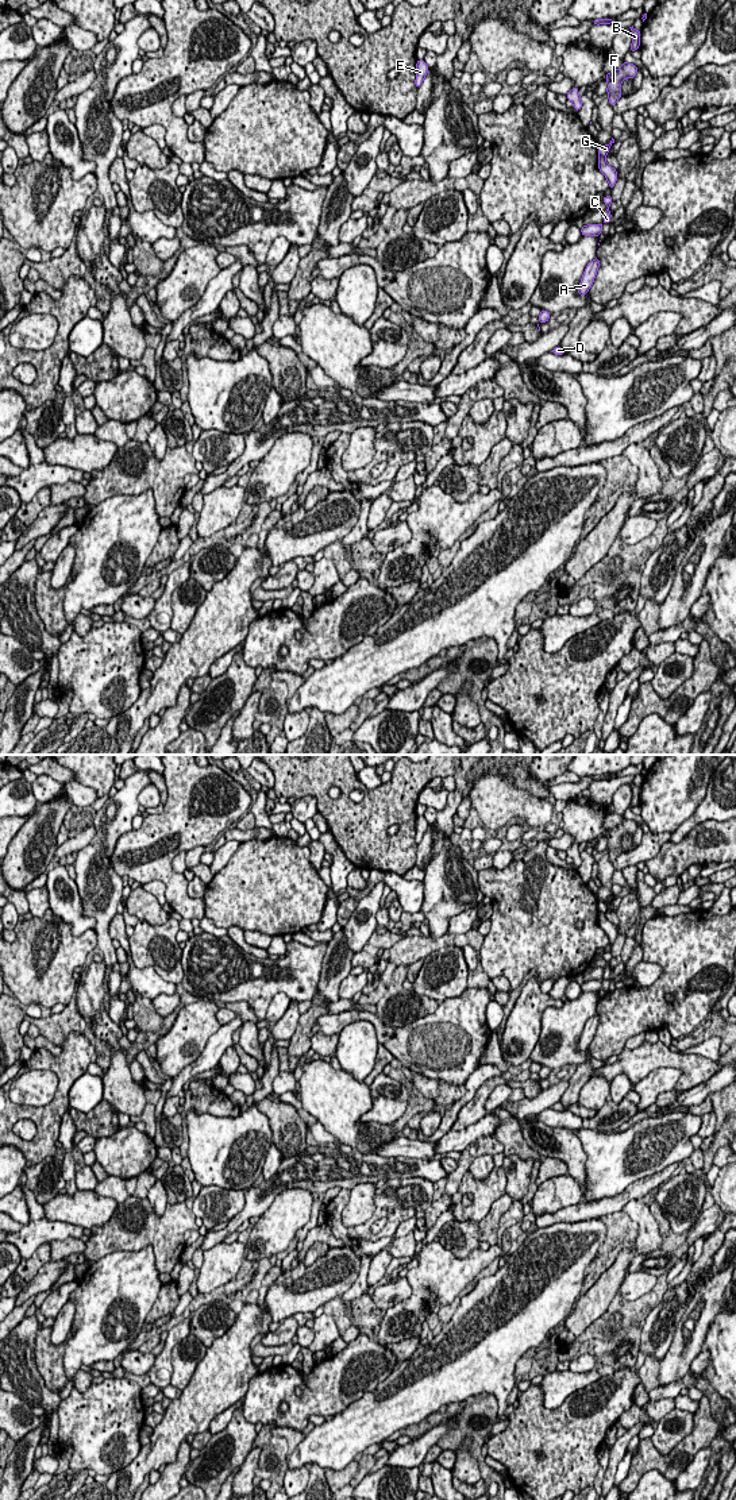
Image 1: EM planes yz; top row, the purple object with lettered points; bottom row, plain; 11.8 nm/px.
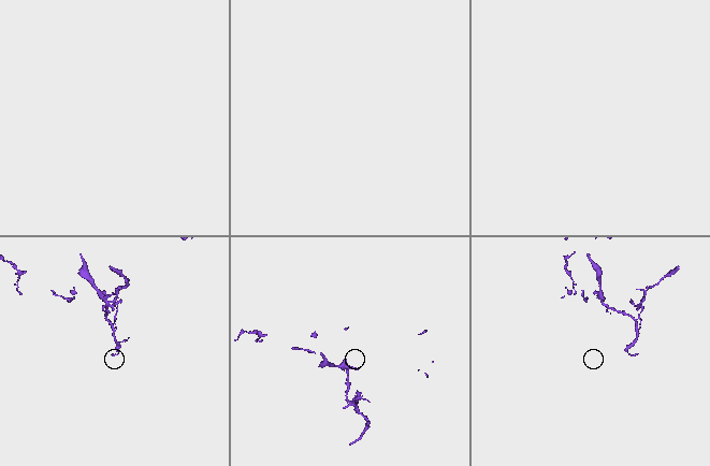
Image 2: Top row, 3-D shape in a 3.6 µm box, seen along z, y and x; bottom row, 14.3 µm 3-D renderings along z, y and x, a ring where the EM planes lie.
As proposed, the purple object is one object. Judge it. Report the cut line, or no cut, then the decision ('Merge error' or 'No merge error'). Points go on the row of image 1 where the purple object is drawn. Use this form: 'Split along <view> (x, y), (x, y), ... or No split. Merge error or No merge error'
Split along yz (600, 154), (604, 157). Merge error

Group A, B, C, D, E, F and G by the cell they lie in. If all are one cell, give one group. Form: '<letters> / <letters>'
A C D E / B F G

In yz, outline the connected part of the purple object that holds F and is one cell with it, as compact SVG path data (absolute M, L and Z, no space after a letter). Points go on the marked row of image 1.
M623 62L623 66L614 72L610 72L606 74L606 82L608 82L608 97L609 104L613 107L617 100L623 96L621 95L621 81L625 78L635 78L637 73L637 68L633 63Z

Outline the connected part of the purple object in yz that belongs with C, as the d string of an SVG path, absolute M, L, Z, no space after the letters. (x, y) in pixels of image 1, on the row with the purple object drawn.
M609 194L609 196L605 196L605 197L602 198L602 201L604 201L604 203L606 204L606 207L608 207L608 209L604 212L604 221L600 223L600 224L583 225L583 227L581 228L581 234L582 234L583 236L598 236L598 235L601 234L601 231L602 231L602 224L604 224L604 223L610 224L610 217L612 217L612 215L610 215L609 207L610 207L610 204L613 203L613 201L612 201L612 196L610 196L610 194Z

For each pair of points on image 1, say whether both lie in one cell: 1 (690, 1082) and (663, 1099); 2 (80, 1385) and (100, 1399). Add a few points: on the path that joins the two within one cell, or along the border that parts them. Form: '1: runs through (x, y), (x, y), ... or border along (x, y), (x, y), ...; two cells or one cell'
1: border along (674, 1088), (681, 1092); two cells
2: border along (92, 1381), (83, 1392), (74, 1388); two cells

